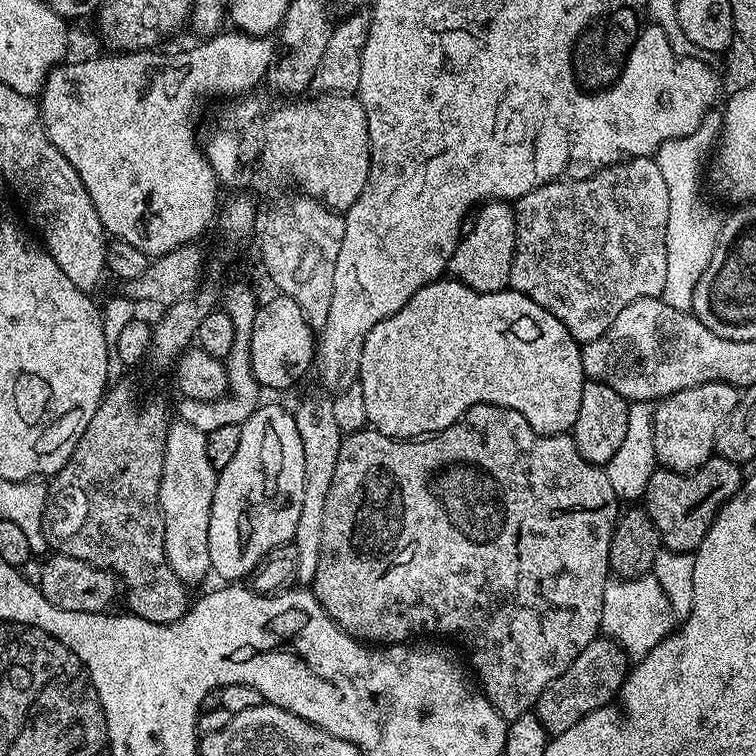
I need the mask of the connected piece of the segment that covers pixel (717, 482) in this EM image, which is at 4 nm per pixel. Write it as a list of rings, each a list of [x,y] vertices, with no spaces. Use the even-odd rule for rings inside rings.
[[[714,454],[693,472],[674,472],[657,467],[642,497],[642,507],[660,535],[661,545],[669,553],[695,553],[710,530],[724,501],[731,498],[742,483],[741,465]]]

